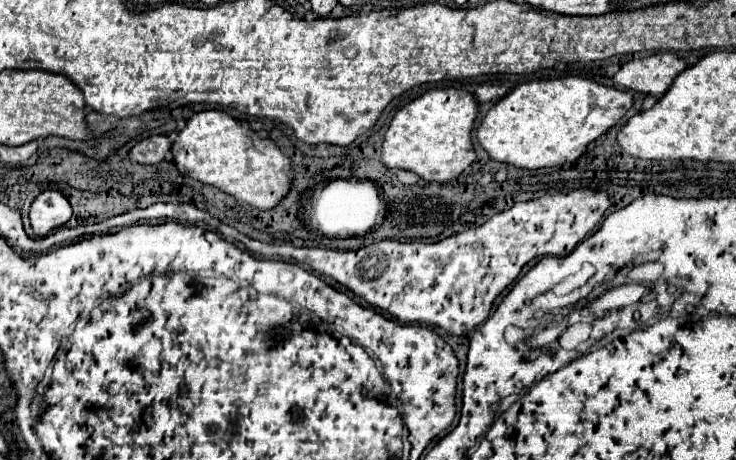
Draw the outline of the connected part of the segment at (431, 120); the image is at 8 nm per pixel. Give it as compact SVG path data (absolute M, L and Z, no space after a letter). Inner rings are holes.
M456 87L430 89L396 111L382 143L382 163L390 169L414 171L424 181L456 179L476 159L470 131L478 113L472 93Z

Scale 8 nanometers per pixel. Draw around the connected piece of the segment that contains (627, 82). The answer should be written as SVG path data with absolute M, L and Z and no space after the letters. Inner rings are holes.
M654 53L624 63L612 81L622 89L662 97L682 69L686 69L686 63L674 53Z

